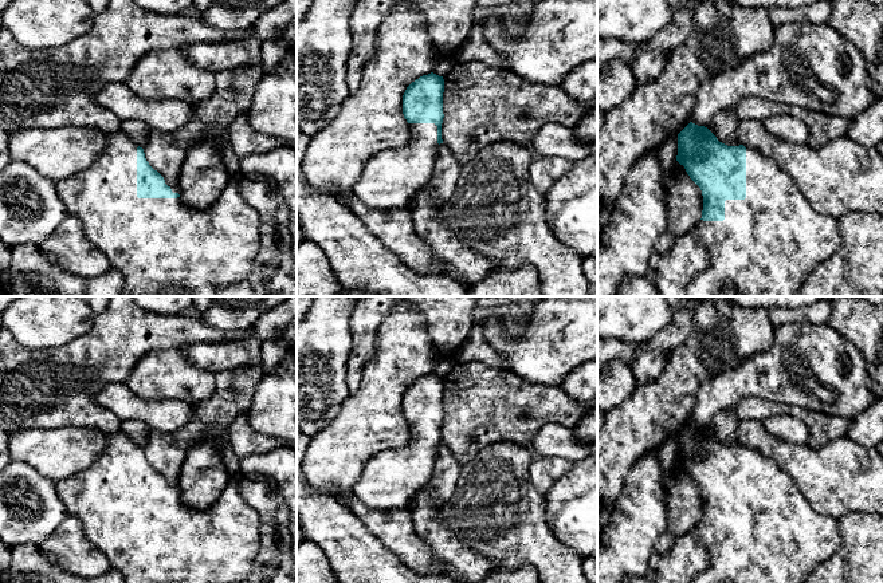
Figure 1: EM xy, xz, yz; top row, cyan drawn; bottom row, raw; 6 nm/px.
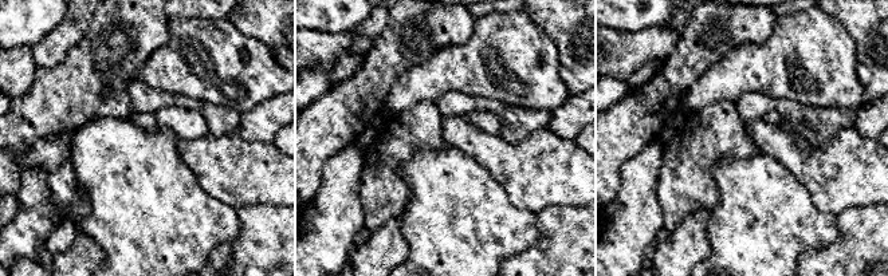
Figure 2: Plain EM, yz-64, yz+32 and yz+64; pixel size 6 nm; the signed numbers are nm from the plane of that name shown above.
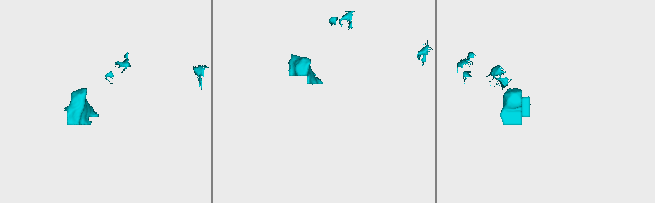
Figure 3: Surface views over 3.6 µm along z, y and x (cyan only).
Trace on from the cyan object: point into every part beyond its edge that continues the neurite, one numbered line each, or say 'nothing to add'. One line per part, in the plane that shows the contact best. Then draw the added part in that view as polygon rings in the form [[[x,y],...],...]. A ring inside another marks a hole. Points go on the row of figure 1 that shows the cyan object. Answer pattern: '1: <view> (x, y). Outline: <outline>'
1: yz (768, 243). Outline: [[[746,147],[746,198],[745,200],[726,200],[725,201],[725,220],[723,221],[703,221],[695,225],[694,231],[705,244],[710,263],[709,267],[698,273],[690,283],[686,296],[793,296],[801,287],[809,271],[819,263],[828,259],[841,247],[841,237],[839,229],[839,220],[832,216],[824,216],[816,212],[809,204],[808,198],[798,189],[794,180],[784,172],[774,159],[764,155],[756,149]]]

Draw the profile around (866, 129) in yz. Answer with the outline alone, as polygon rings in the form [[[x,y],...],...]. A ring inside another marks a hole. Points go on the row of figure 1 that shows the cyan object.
[[[883,98],[849,121],[845,135],[864,147],[878,147],[883,141]]]

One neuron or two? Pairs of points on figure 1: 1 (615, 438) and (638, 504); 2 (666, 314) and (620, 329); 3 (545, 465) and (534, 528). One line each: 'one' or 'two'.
1: two
2: one
3: two

